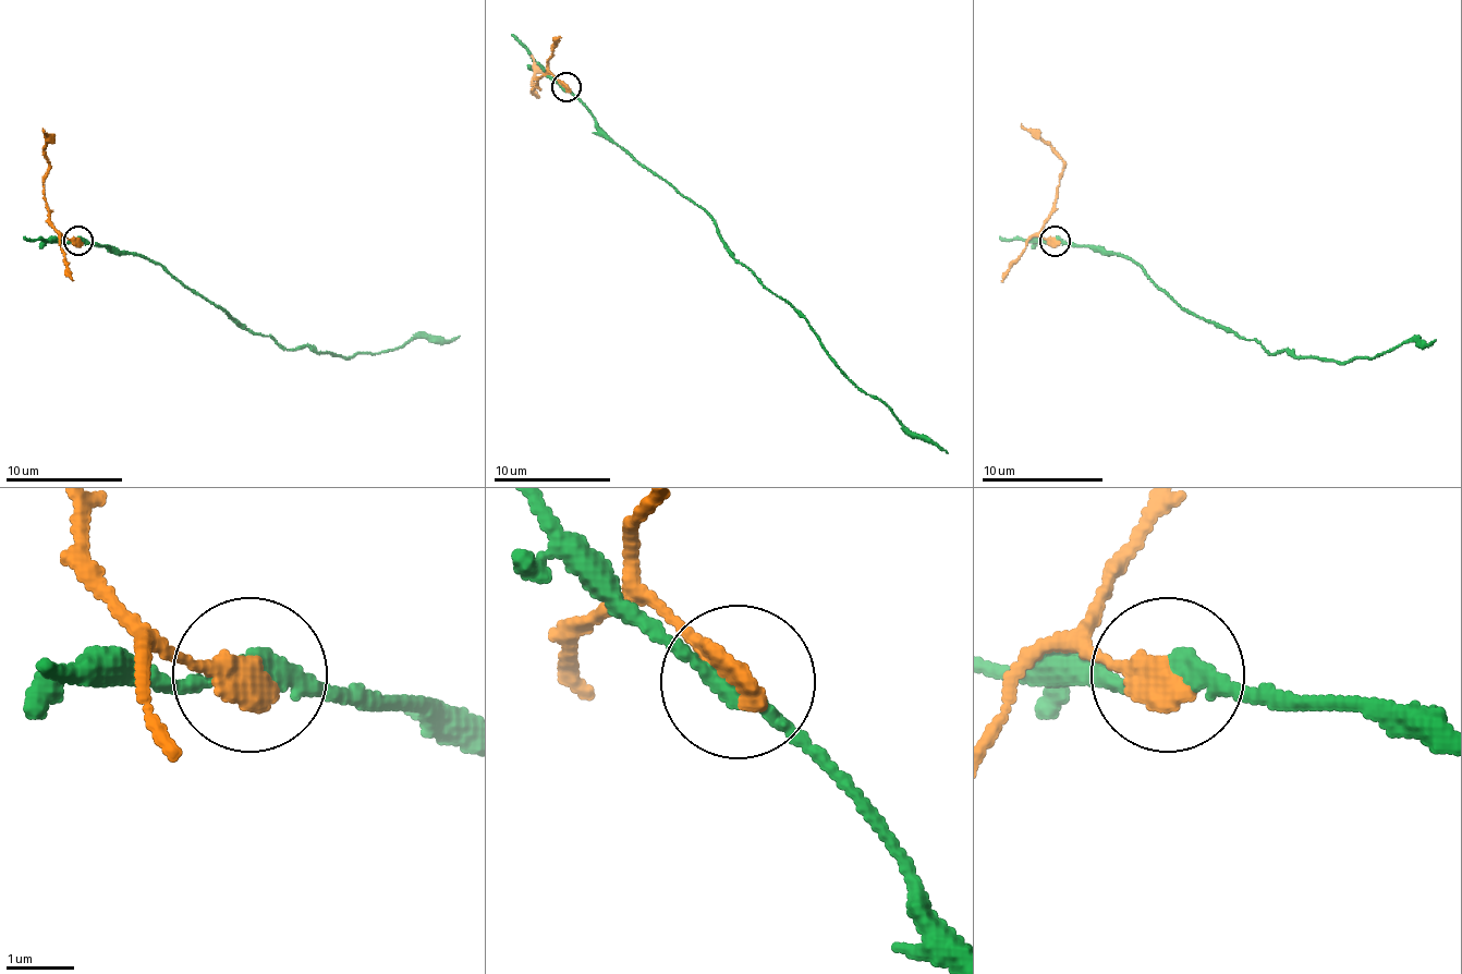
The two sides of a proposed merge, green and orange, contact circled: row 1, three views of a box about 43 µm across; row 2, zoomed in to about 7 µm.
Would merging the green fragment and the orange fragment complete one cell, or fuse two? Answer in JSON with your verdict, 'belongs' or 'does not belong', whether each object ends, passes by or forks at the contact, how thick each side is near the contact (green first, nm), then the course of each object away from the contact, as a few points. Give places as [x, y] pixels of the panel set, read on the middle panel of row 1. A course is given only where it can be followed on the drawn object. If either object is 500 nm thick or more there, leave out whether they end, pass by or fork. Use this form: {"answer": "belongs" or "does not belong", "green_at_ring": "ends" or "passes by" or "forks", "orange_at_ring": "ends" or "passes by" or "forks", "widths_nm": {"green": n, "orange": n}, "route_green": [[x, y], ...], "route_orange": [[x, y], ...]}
{"answer": "does not belong", "green_at_ring": "passes by", "orange_at_ring": "ends", "widths_nm": {"green": 280, "orange": 440}, "route_green": [[567, 86], [640, 162], [704, 212], [725, 247], [806, 320], [844, 373], [903, 423], [947, 452]], "route_orange": [[567, 86], [551, 74], [543, 74], [532, 89], [537, 95], [532, 55]]}

